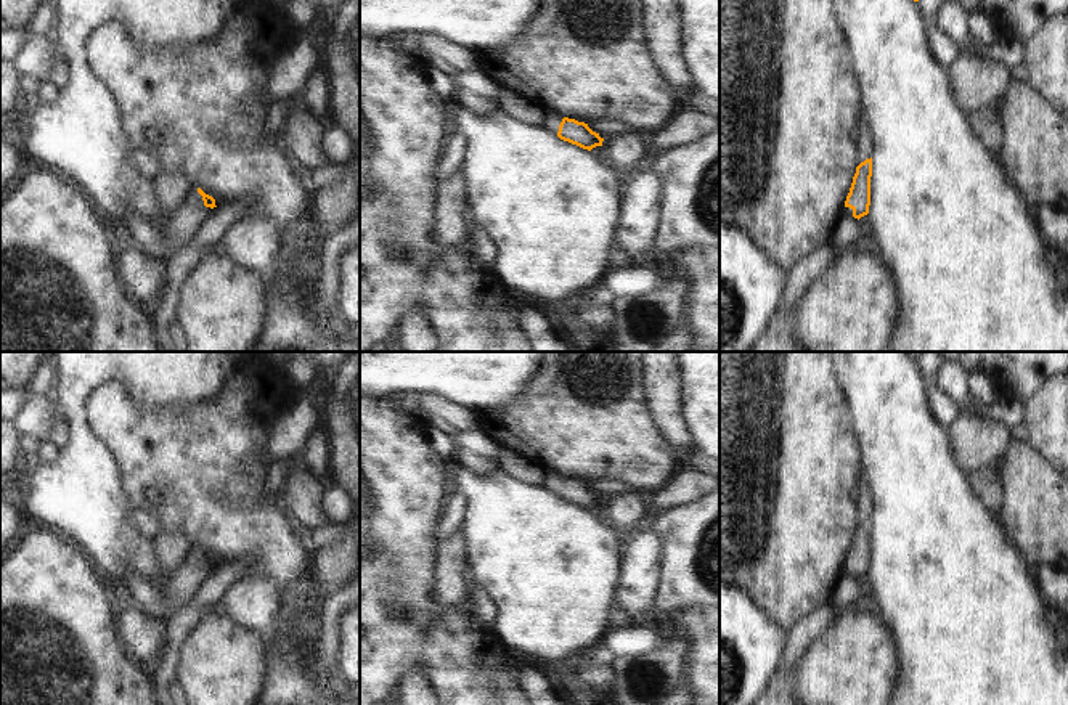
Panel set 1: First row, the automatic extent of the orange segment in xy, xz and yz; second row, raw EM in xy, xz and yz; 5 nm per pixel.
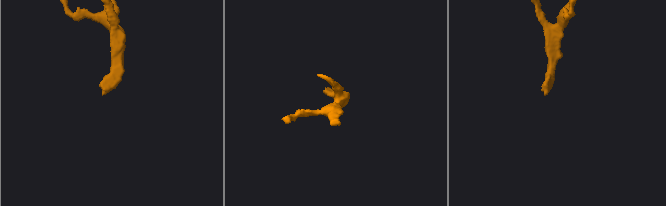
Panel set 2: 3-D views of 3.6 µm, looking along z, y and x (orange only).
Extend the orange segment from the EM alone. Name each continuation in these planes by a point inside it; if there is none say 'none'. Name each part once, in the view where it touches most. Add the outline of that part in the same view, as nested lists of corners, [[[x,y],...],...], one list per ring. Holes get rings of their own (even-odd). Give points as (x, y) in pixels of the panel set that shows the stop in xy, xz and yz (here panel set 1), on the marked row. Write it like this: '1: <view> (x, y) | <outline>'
1: xy (142, 277) | [[[190,186],[180,206],[159,225],[161,255],[149,257],[133,242],[122,244],[114,255],[114,271],[125,295],[132,295],[138,305],[151,297],[161,297],[165,286],[167,259],[188,246],[202,220],[214,209],[206,207],[198,186]]]

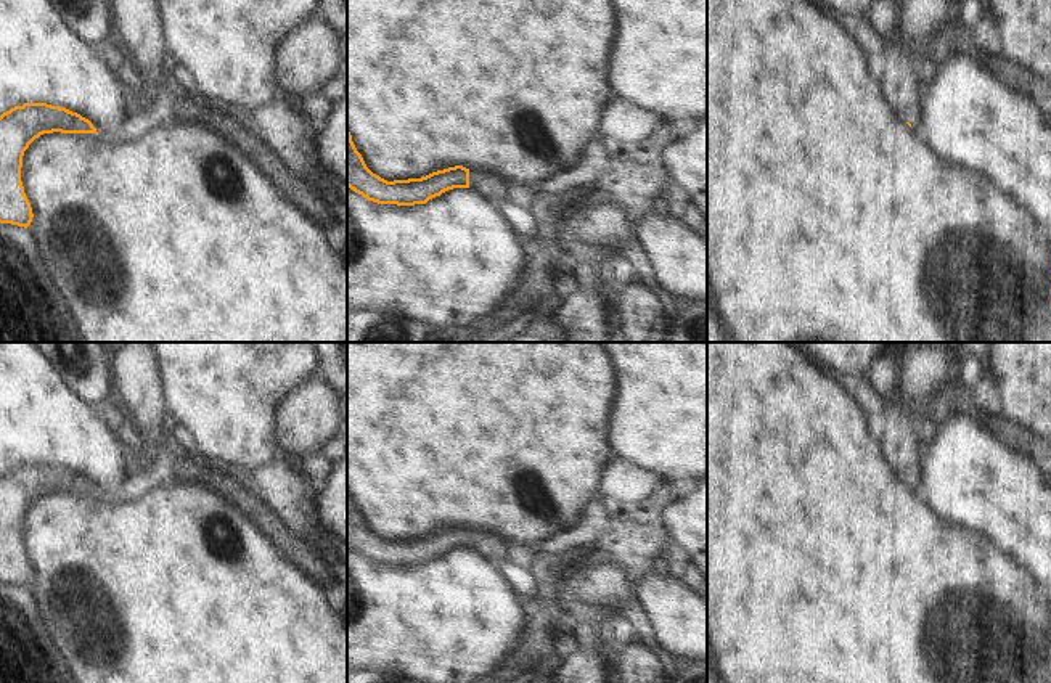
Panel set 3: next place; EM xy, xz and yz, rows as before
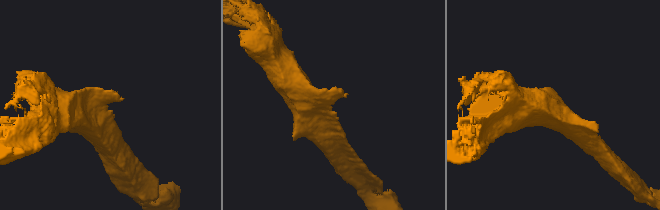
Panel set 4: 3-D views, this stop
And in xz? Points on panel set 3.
1: xz (487, 185) | [[[469,169],[469,190],[492,201],[506,199],[506,186],[501,178],[481,169]]]

